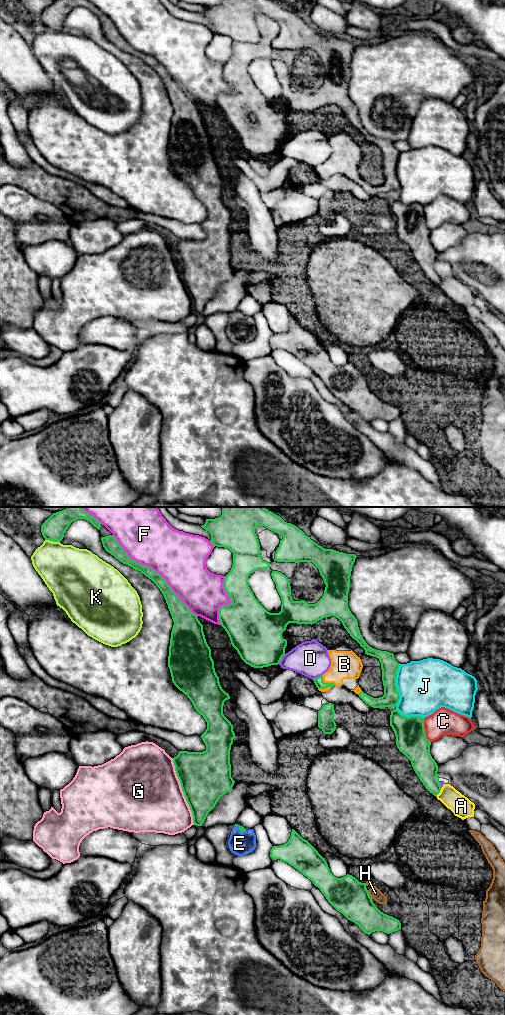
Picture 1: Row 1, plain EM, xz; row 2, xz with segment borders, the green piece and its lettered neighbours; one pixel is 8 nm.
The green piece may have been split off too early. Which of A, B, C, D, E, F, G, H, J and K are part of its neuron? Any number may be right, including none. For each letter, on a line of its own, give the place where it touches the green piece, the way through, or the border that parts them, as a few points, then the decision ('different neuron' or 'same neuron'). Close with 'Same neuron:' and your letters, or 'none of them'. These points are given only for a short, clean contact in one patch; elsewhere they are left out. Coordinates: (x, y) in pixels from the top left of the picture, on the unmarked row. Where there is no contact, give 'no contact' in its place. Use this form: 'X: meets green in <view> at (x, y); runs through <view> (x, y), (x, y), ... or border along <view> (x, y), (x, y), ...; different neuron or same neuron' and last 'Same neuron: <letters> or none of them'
A: meets green in xz at (439, 280); different neuron
B: meets green in xz at (327, 171); same neuron
C: meets green in xz at (424, 218); different neuron
D: meets green in xz at (281, 146); different neuron
E: meets green in xz at (239, 317); runs through xz (241, 316), (239, 317), (239, 331); same neuron
F: meets green in xz at (154, 59); different neuron
G: meets green in xz at (182, 278); different neuron
H: meets green in xz at (368, 382); different neuron
J: meets green in xz at (395, 173); different neuron
K: meets green in xz at (52, 28); different neuron
Same neuron: B, E

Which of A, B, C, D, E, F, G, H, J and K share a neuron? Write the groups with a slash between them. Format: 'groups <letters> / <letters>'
groups A D / B E / C / F / G / H / J / K

